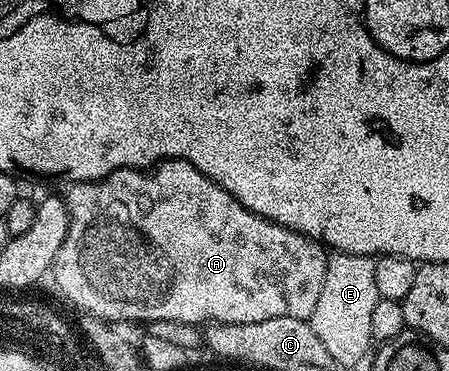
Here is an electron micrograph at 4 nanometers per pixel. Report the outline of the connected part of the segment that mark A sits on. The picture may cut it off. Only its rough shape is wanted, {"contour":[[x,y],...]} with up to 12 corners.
{"contour":[[185,160],[74,183],[51,280],[105,321],[308,320],[318,241]]}

